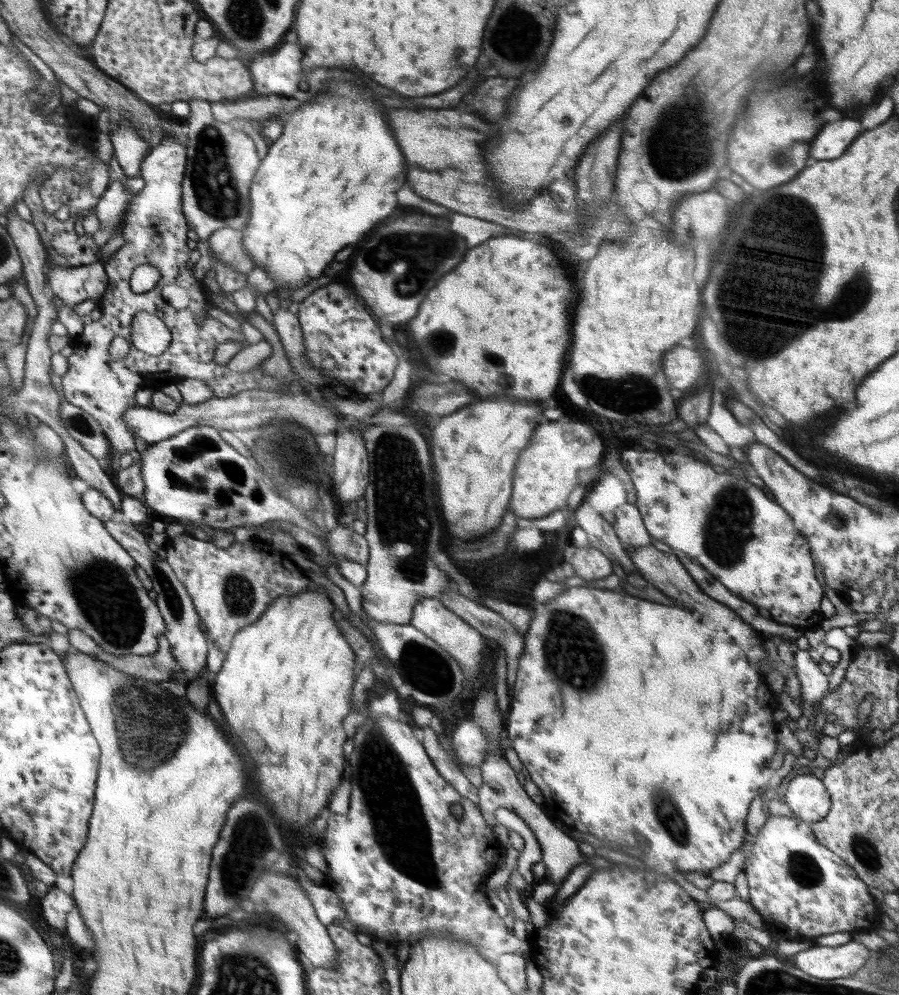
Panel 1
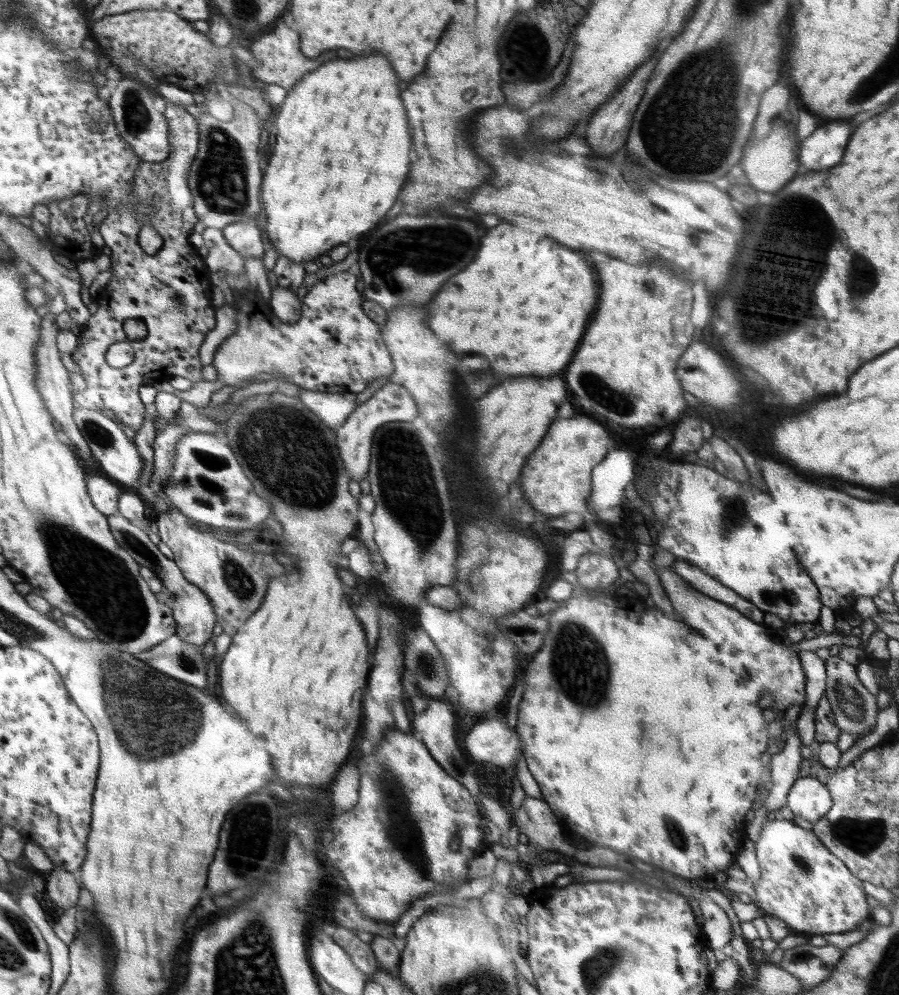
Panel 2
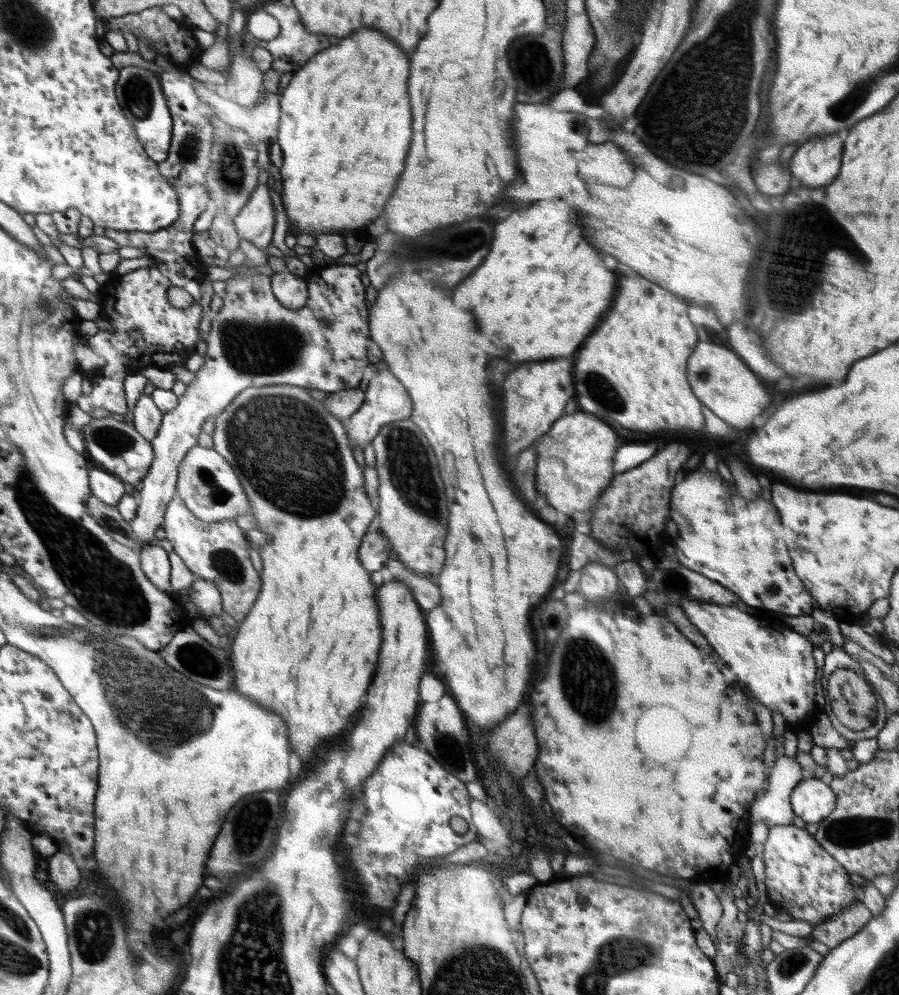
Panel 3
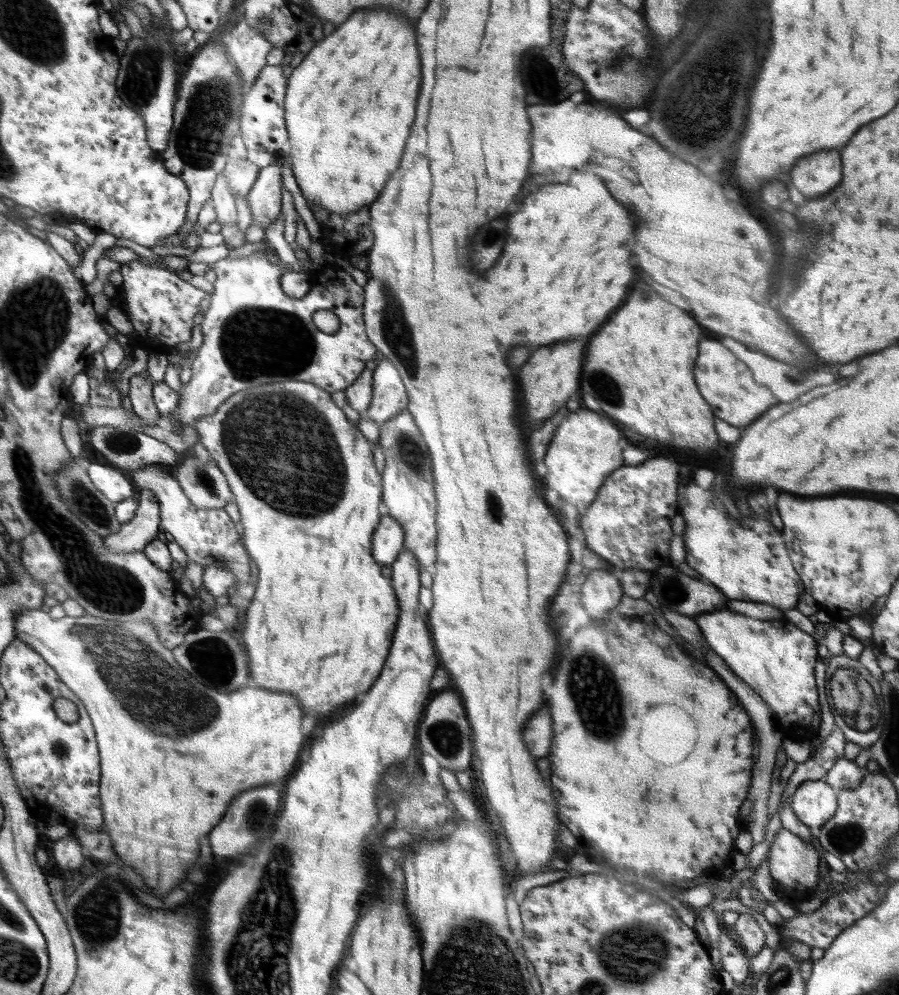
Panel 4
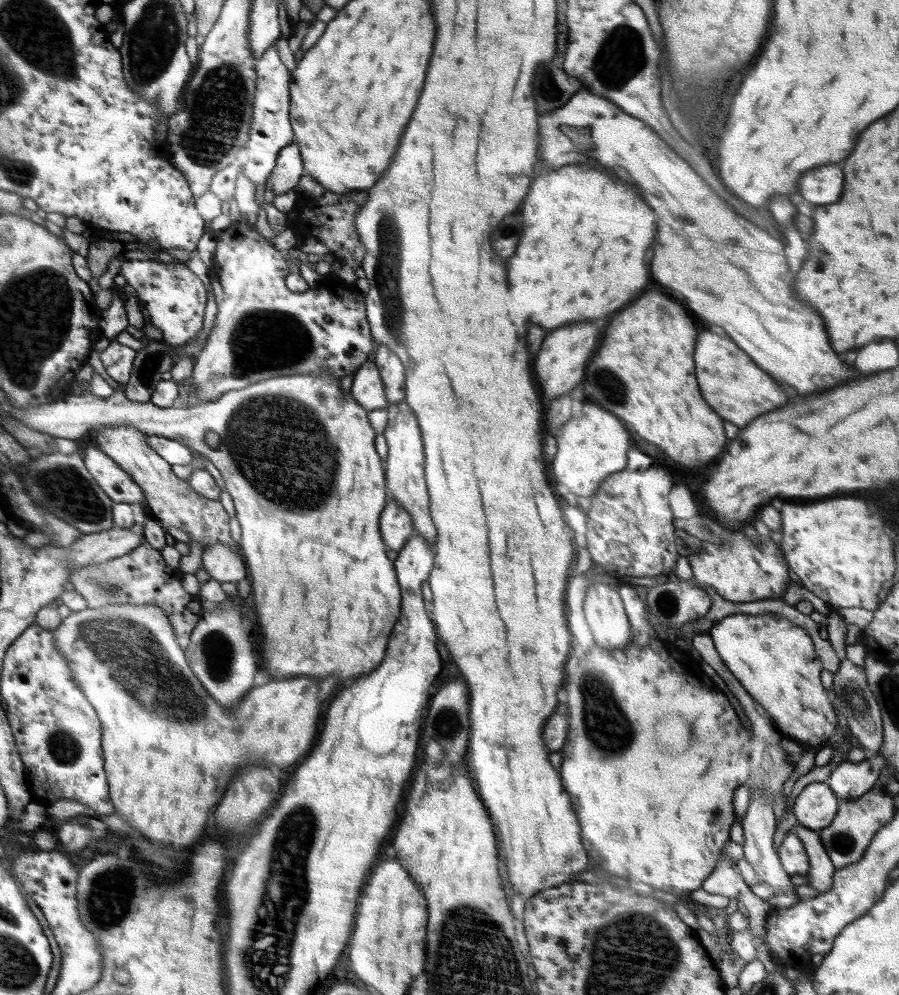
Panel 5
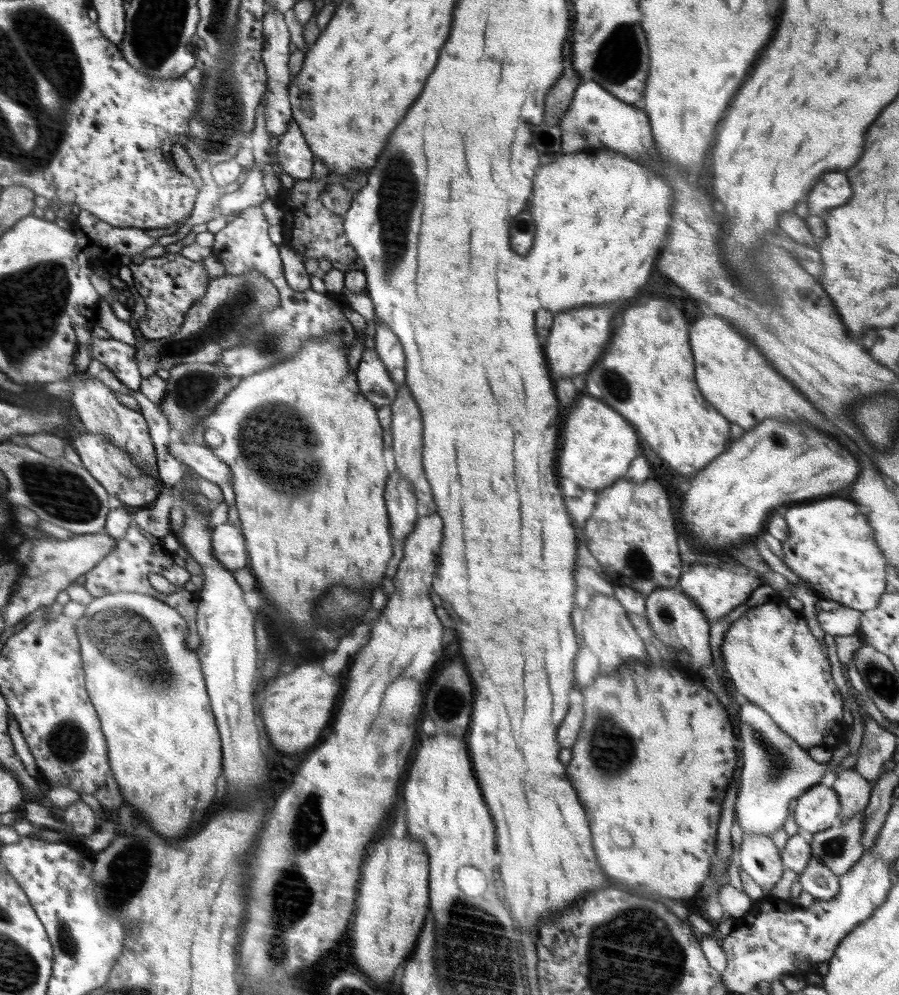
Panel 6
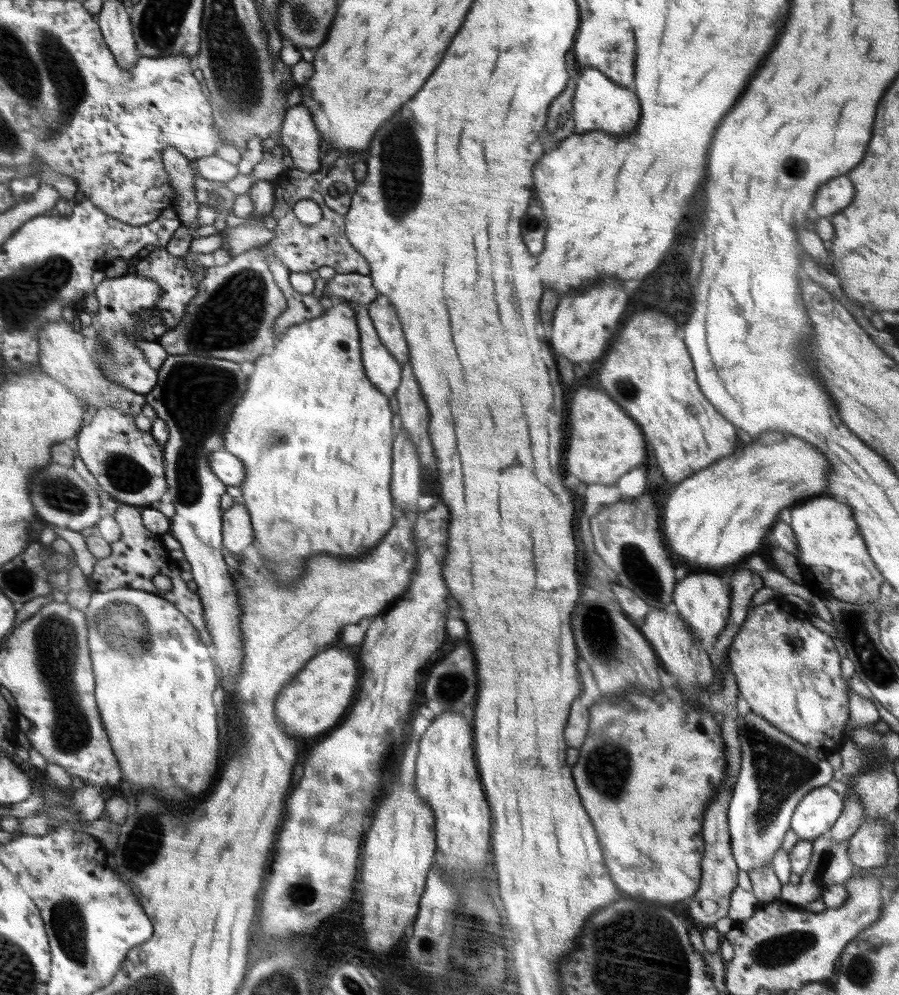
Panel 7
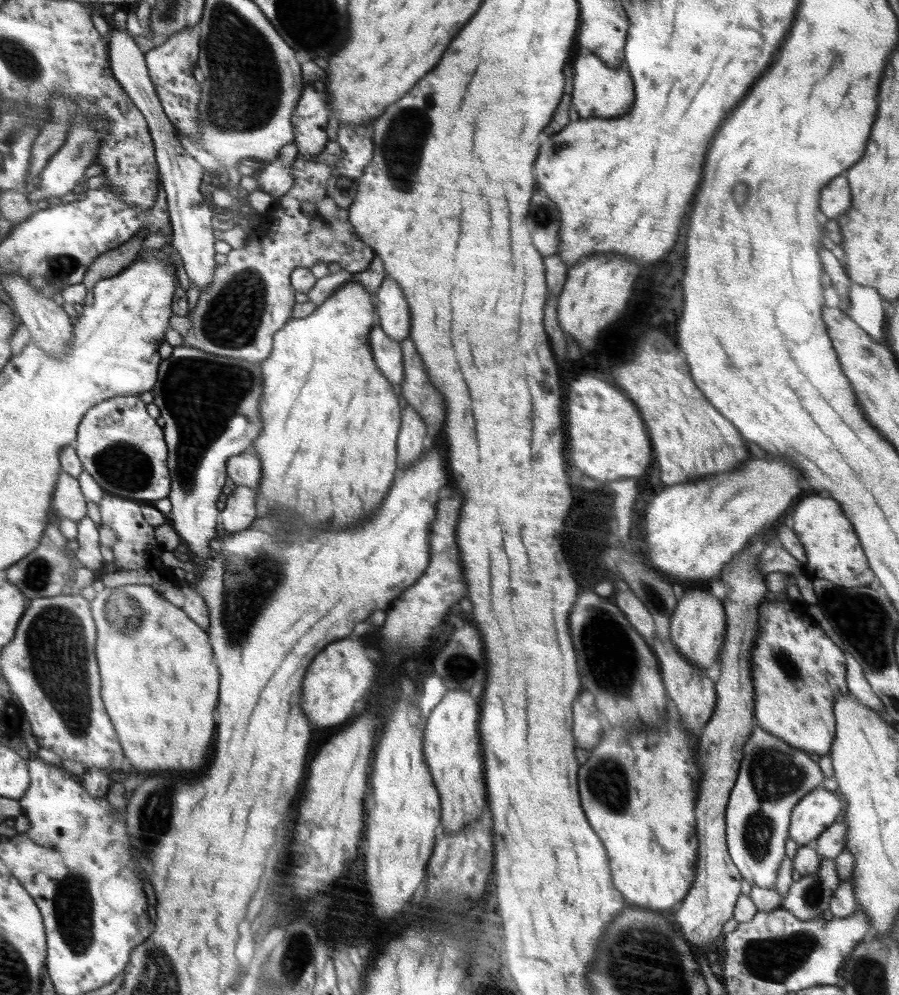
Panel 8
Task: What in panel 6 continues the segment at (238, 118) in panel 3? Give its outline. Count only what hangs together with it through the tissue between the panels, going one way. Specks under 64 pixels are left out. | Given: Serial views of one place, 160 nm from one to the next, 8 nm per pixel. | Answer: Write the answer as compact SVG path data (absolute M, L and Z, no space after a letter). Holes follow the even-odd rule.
M271 6L263 16L264 48L262 48L262 62L268 74L268 92L266 92L266 109L264 118L266 130L269 134L280 136L286 134L289 122L293 120L291 104L289 101L289 89L291 86L290 69L288 69L288 58L290 56L290 33L284 22L284 12L278 12ZM254 163L250 167L245 182L236 191L222 192L220 201L218 201L218 210L220 210L221 216L226 217L233 213L240 214L248 207L265 202L269 196L262 180L264 180L263 169L258 163Z

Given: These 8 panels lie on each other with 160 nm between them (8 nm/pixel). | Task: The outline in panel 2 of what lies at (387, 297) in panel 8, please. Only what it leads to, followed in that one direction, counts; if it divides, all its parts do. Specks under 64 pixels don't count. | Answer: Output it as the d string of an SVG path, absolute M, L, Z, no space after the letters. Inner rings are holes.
M387 379L378 382L378 390L374 395L368 401L358 405L346 422L335 430L337 446L350 481L360 483L366 477L366 473L369 473L372 437L378 428L386 423L411 422L417 416L419 416L418 405L406 388Z

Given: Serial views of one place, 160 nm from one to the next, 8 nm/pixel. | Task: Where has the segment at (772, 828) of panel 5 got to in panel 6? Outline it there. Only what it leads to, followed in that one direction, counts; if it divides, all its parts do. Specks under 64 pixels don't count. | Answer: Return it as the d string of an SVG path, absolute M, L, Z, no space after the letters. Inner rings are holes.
M744 833L738 854L738 866L762 889L772 890L784 870L779 850L770 837Z

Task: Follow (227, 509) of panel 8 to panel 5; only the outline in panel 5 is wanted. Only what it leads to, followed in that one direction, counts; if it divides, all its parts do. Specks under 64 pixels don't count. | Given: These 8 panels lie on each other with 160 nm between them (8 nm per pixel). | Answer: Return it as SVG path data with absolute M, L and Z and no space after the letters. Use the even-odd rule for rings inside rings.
M223 544L206 546L202 558L202 568L210 574L212 580L219 583L238 582L249 579L245 559L238 552L230 550Z

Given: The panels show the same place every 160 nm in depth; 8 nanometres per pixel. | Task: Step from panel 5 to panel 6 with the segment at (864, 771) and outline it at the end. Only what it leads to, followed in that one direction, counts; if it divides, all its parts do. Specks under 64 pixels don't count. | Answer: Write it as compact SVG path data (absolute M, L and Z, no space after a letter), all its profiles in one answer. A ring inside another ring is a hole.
M852 769L839 770L831 786L839 796L841 806L837 822L844 822L863 812L868 804L874 783L867 781Z

